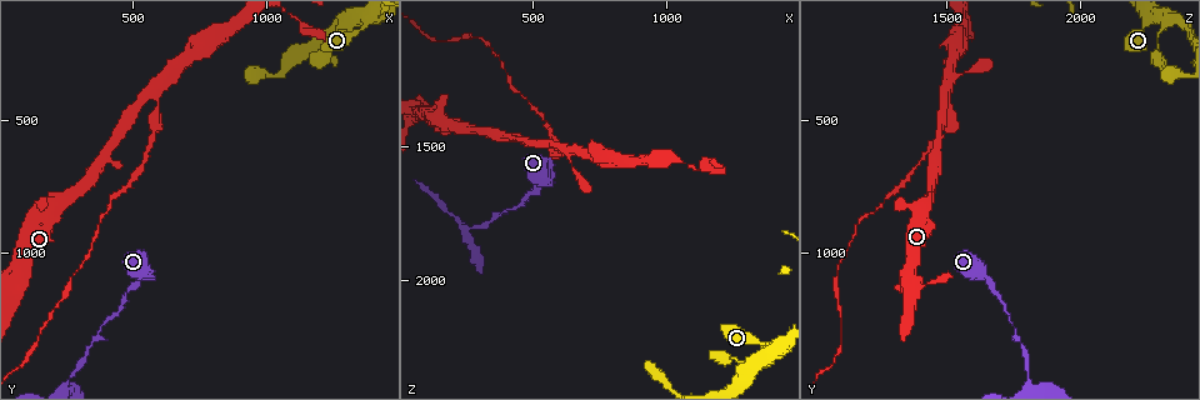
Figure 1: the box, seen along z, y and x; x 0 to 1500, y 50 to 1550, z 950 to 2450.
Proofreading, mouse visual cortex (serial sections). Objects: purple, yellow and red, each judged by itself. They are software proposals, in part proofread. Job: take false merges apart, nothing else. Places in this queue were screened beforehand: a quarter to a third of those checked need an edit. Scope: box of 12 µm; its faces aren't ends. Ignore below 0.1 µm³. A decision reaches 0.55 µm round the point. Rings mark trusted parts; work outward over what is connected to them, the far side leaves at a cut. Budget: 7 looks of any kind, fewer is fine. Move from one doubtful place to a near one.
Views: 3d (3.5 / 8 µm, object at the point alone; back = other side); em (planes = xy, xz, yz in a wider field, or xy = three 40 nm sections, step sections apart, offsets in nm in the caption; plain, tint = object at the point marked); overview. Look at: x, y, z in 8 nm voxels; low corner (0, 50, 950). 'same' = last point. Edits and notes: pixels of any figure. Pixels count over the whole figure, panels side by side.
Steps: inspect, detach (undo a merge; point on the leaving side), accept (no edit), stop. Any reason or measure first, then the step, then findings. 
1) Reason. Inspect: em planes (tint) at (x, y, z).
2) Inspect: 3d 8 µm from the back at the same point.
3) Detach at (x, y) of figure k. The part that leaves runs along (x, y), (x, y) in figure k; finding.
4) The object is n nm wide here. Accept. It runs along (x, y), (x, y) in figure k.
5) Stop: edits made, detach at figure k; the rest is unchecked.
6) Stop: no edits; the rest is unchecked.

Arms part here. Inspect: 3d 3.5 µm at (560, 400, 1500).

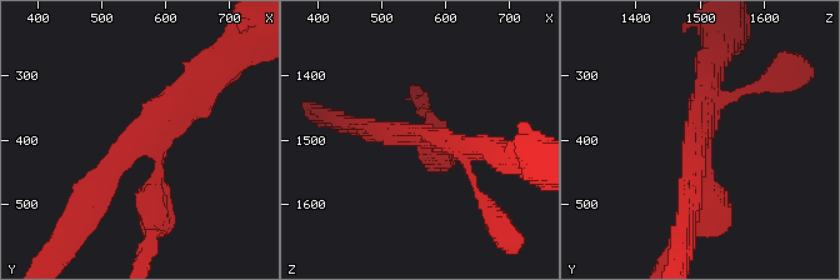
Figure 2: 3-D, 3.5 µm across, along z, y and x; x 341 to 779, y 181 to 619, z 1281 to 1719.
3 arms meet here; the arms are 300, 300, 300 nm wide. Inspect: em xy step 2 (tint) at (565, 410, 1500).

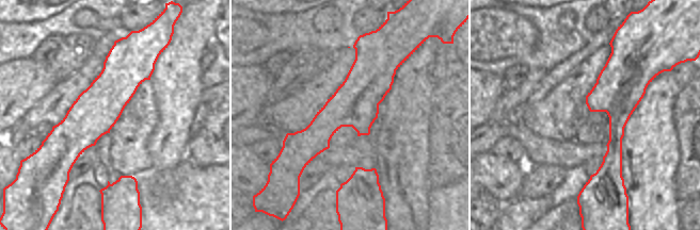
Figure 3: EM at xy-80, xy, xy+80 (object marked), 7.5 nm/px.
The object is 360 nm wide here. Accept. It runs along (86, 205), (163, 109), (198, 86) in figure 2; one cell here.

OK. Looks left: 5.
Thick turns thin. Inspect: 3d 3.5 µm at (510, 1120, 1670).

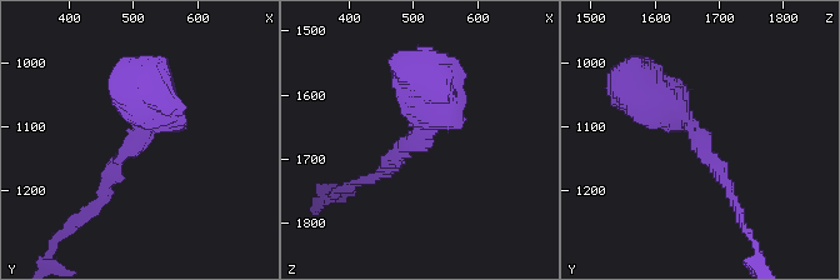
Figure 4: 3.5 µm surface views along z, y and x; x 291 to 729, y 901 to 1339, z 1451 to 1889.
Need the tissue. Inspect: em xy step 5 (tint) at (510, 1105, 1660).

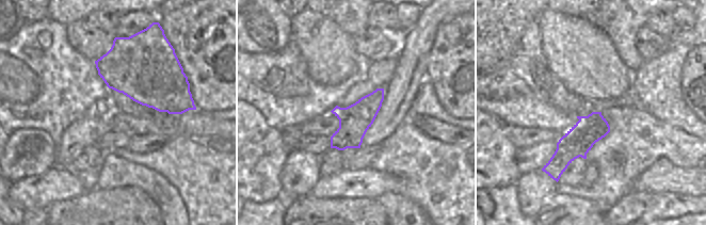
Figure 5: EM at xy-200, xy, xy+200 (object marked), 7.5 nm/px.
The object is 240 nm wide here. Accept. It runs along (634, 86), (673, 105), (730, 194) in figure 4; all the same cell.

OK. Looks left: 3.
Abrupt turn. Inspect: 3d 3.5 µm at (260, 1470, 1810).

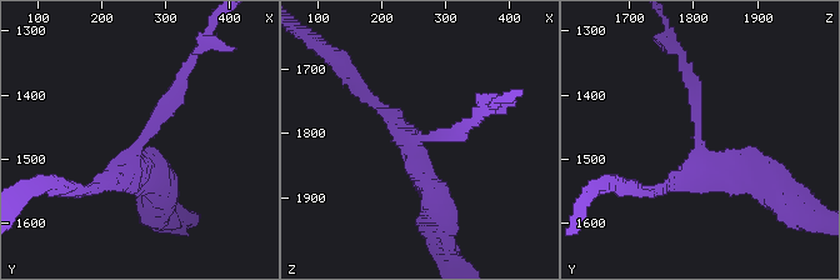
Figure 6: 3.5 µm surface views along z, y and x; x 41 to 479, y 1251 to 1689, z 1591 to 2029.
3 arms meet here; the arms are 200, 200, 300 nm wide; shape alone is not enough. Inspect: em xy step 3 (tint) at (265, 1460, 1805).

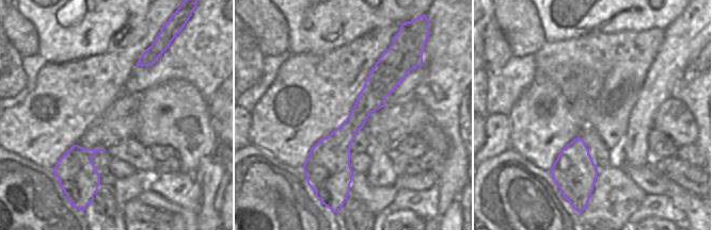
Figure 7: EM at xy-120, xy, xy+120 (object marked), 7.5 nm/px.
The object is 190 nm wide here. Accept. It runs along (389, 52), (342, 137), (345, 183) in figure 7; one cell here.

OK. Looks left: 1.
Stop: no edits; the rest is unchecked.

